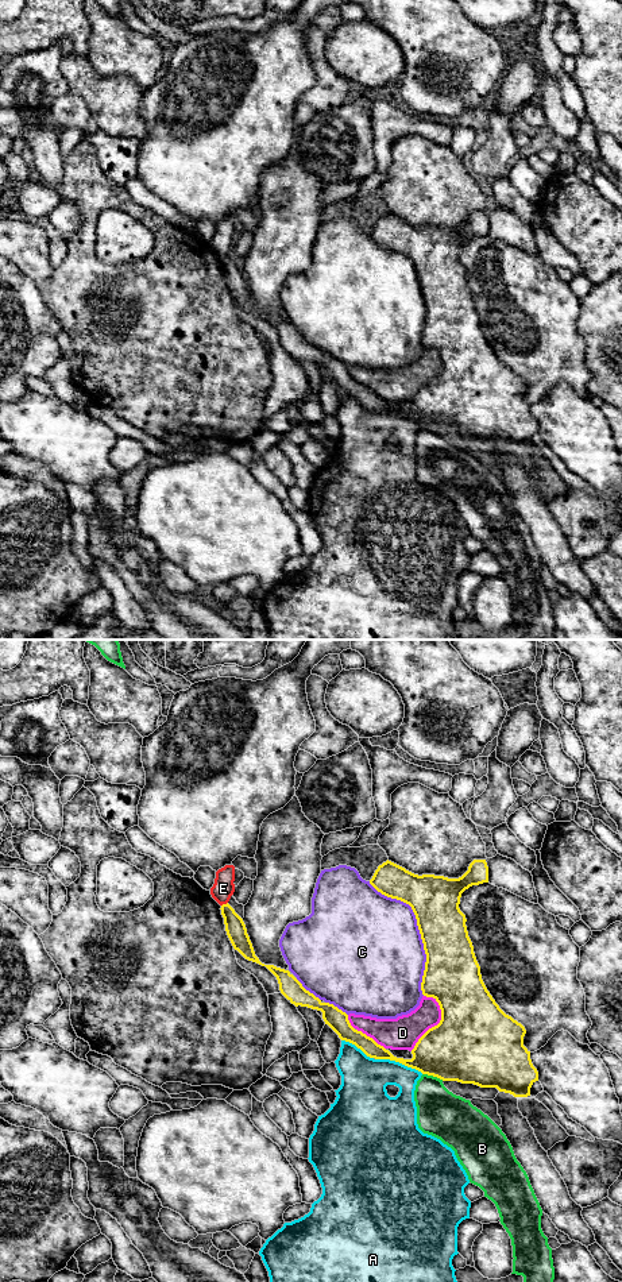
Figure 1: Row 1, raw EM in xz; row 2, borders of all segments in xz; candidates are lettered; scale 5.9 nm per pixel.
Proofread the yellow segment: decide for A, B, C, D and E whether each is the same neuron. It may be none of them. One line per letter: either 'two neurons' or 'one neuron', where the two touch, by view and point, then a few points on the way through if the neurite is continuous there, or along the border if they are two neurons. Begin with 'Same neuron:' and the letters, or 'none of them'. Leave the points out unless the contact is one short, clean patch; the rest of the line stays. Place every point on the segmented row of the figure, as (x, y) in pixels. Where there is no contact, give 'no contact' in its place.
Same neuron: none of them
A: two neurons | xz (400, 1062)
B: two neurons | xz (433, 1076)
C: two neurons | xz (418, 929)
D: two neurons | xz (437, 1024)
E: two neurons | xz (224, 904) | along xz (227, 902), (221, 906)

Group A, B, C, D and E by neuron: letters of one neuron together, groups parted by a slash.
A / B / C / D / E

